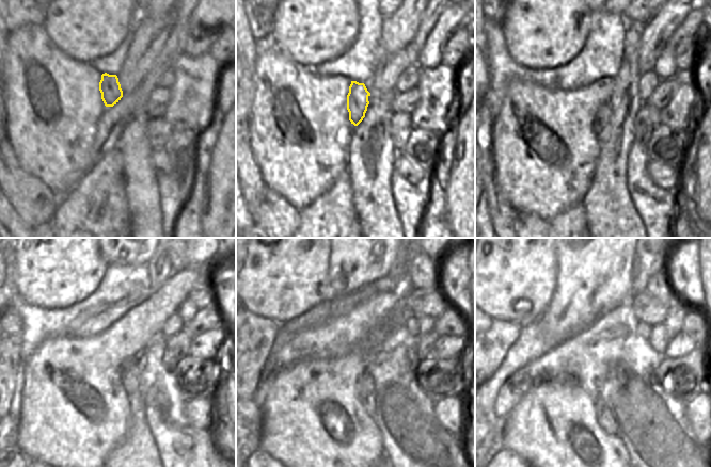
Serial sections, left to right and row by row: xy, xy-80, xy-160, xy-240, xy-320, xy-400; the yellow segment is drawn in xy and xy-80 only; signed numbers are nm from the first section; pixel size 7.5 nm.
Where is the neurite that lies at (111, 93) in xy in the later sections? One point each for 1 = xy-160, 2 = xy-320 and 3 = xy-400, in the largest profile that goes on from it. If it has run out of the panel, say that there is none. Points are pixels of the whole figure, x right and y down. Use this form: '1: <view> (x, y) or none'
1: xy-160 (602, 115)
2: xy-320 (365, 390)
3: xy-400 (604, 419)

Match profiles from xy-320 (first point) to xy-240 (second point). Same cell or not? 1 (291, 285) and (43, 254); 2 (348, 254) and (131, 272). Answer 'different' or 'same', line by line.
1: same
2: different

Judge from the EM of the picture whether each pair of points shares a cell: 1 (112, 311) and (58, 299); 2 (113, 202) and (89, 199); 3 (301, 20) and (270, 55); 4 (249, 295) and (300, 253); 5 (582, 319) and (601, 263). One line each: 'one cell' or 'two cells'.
1: two cells
2: one cell
3: two cells
4: one cell
5: one cell

